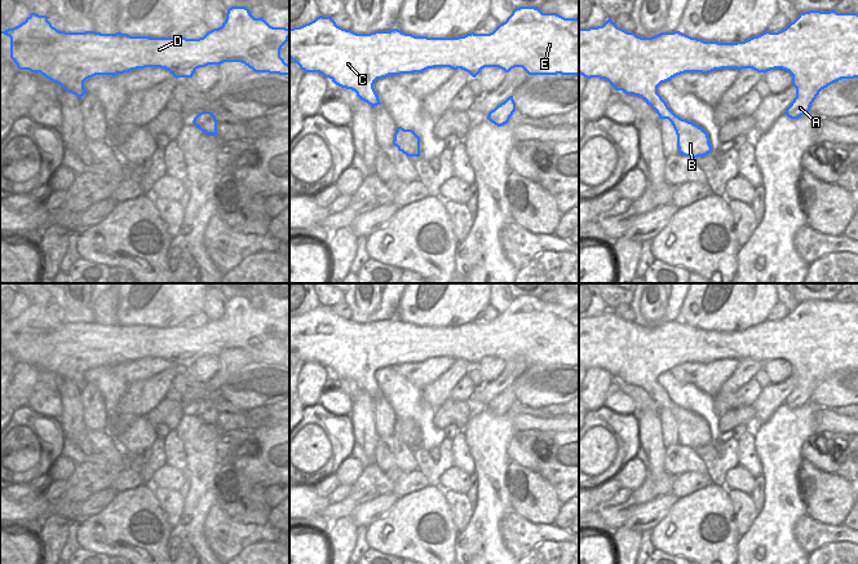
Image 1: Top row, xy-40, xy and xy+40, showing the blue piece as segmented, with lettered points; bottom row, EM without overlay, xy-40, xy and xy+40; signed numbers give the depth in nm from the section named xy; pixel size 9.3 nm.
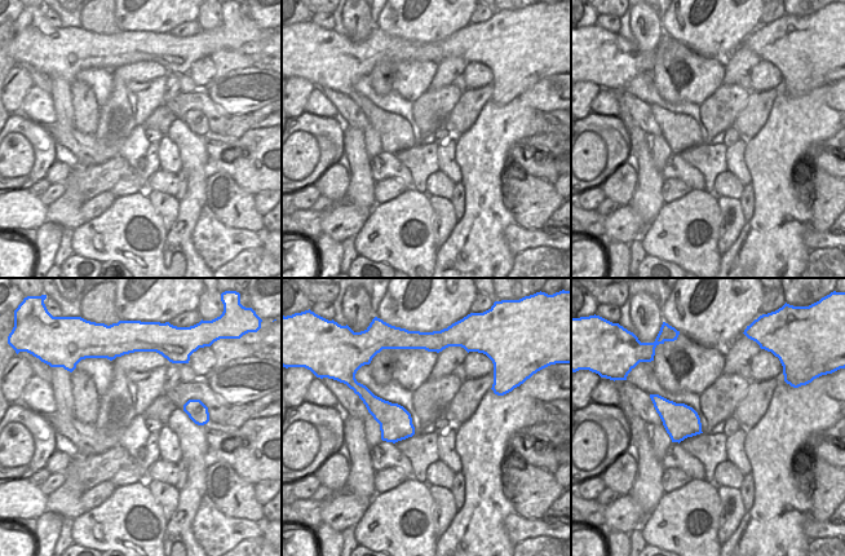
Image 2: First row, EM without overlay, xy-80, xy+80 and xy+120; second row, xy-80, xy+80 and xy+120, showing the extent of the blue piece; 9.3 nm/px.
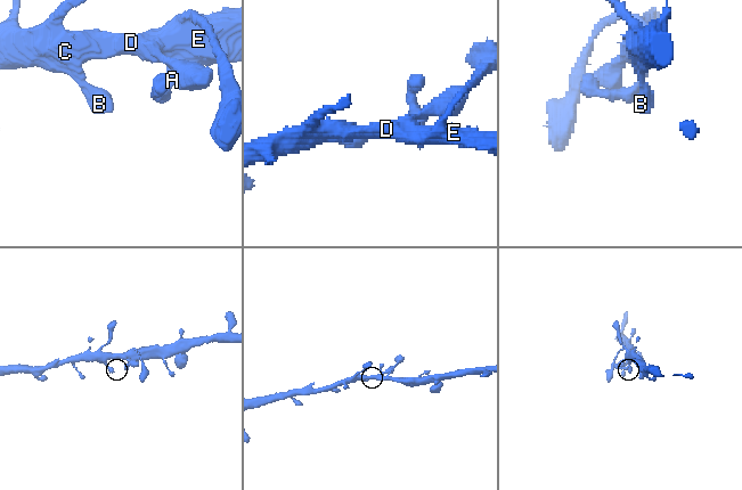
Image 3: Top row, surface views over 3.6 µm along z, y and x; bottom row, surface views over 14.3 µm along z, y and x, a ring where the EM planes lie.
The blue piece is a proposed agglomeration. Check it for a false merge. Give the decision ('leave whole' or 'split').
leave whole

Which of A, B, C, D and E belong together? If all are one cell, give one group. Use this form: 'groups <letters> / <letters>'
groups A B C D E

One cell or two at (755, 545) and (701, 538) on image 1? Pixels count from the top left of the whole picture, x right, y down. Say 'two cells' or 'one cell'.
two cells

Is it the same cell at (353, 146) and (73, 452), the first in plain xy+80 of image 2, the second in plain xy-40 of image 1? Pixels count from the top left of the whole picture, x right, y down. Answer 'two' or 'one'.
two

